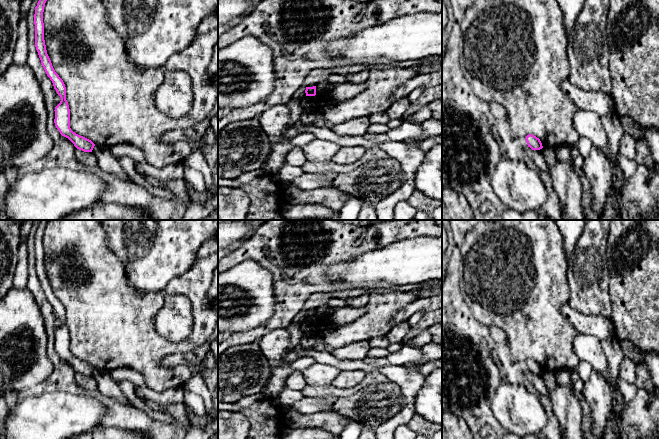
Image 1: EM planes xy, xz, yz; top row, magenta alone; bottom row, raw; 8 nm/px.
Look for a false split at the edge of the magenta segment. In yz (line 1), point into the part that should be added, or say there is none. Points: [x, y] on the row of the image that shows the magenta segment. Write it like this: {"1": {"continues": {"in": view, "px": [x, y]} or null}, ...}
{"1": {"continues": null}}

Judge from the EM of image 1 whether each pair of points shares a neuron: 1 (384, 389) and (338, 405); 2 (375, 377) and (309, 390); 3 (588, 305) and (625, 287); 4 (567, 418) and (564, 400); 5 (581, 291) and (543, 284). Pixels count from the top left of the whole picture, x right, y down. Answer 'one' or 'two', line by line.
1: one
2: one
3: two
4: one
5: two

